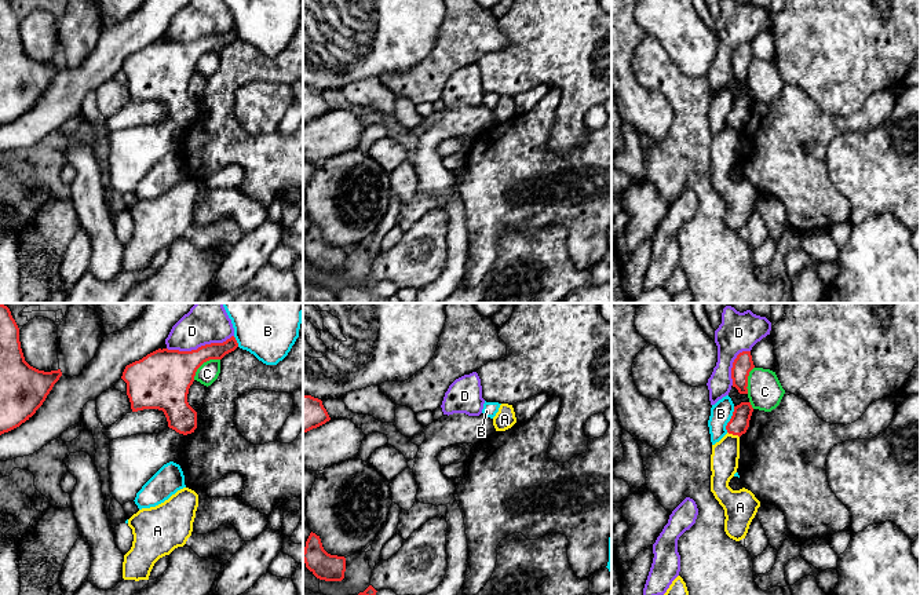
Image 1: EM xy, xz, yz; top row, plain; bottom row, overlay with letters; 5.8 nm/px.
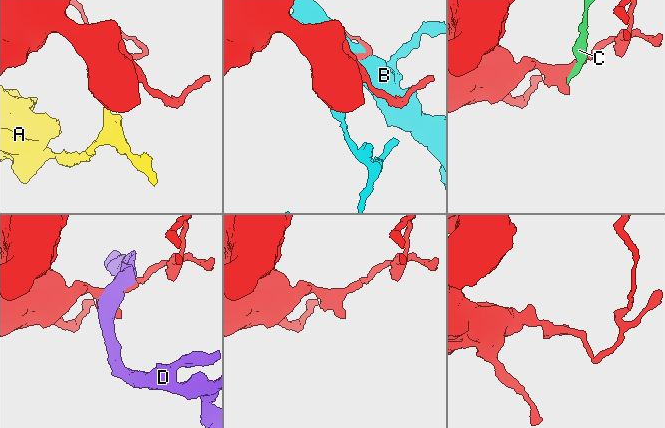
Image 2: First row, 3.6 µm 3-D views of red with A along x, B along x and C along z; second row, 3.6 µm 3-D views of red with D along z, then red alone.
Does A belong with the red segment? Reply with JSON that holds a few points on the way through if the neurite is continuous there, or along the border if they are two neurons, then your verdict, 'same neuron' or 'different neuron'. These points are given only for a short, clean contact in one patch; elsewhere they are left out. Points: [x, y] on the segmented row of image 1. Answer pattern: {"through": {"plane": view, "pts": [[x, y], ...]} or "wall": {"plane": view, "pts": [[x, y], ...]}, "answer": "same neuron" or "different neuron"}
{"wall": {"plane": "yz", "pts": [[727, 431], [738, 437]]}, "answer": "different neuron"}

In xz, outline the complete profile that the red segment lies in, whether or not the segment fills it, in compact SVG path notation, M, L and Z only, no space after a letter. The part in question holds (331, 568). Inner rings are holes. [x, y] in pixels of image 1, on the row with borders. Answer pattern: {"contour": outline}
{"contour": "M310 533L303 551L306 567L320 580L342 581L346 572L346 558L328 554L320 536Z"}

